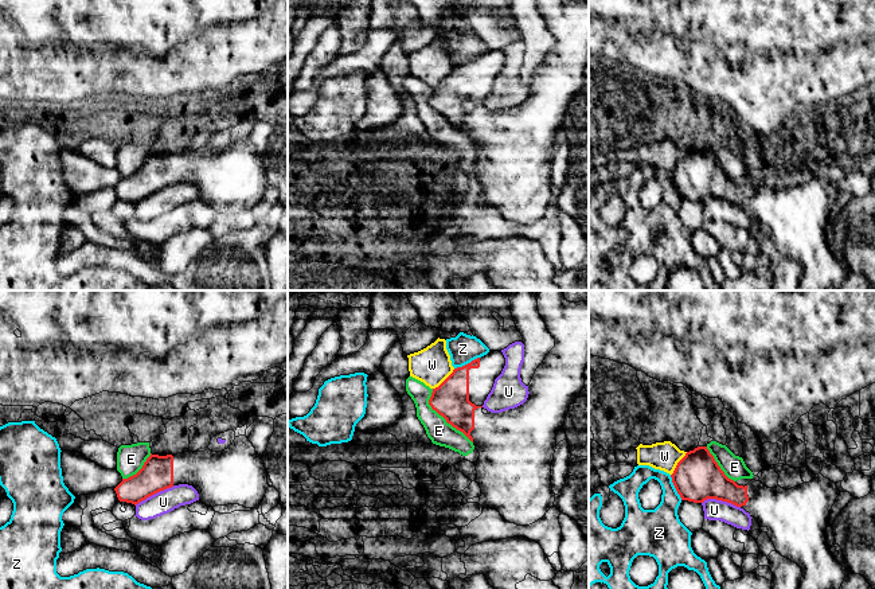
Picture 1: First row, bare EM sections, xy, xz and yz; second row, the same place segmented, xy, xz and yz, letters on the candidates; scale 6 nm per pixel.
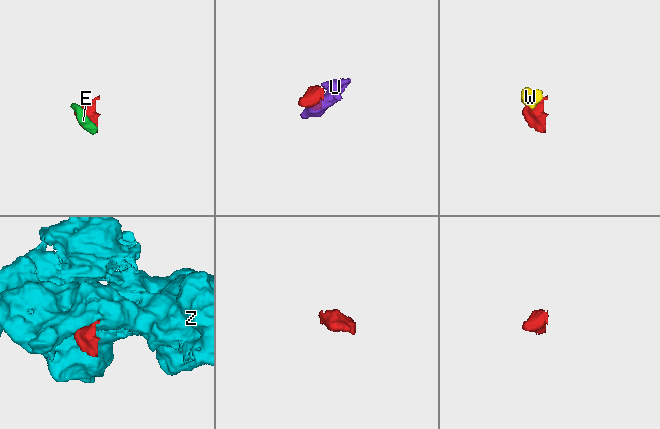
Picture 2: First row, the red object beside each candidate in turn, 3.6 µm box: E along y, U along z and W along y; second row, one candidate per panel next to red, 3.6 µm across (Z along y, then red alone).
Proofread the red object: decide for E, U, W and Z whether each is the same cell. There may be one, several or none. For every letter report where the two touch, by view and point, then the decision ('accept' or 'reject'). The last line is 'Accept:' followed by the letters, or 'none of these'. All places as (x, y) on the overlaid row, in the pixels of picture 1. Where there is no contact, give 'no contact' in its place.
E: contact xz (442, 416); reject
U: contact xy (153, 494); reject
W: contact xz (445, 379); reject
Z: contact xz (468, 363); reject
Accept: none of these

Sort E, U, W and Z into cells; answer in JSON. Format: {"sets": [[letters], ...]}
{"sets": [["E"], ["U", "W"], ["Z"]]}

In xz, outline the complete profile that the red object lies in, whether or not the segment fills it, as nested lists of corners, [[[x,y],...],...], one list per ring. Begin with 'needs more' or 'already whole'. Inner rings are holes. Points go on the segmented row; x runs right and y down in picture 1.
needs more; [[[536,290],[538,311],[546,323],[555,347],[536,368],[530,385],[527,401],[501,413],[483,413],[483,405],[491,393],[495,379],[505,366],[501,351],[487,355],[457,367],[435,389],[429,405],[448,424],[462,432],[478,450],[474,463],[481,496],[478,504],[495,508],[509,523],[530,526],[542,519],[554,506],[551,465],[556,449],[556,433],[563,428],[570,405],[585,386],[585,367],[589,362],[589,301],[570,303],[563,290]]]

